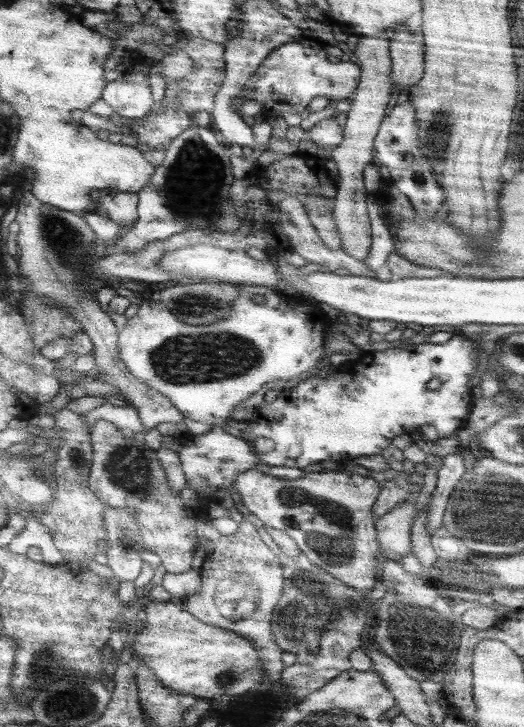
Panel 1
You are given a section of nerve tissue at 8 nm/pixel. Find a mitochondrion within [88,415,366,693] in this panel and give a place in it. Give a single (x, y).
(308, 621)

